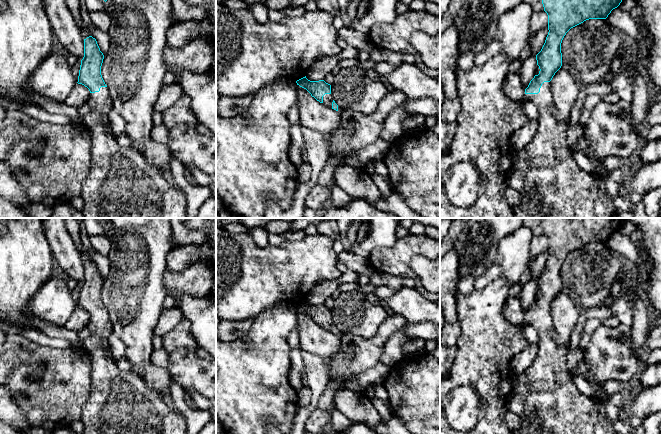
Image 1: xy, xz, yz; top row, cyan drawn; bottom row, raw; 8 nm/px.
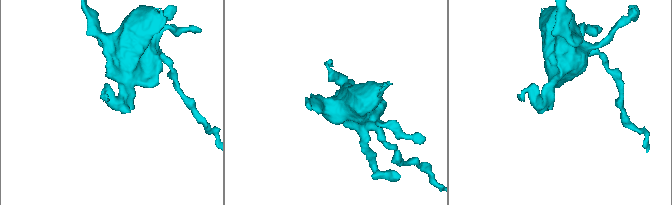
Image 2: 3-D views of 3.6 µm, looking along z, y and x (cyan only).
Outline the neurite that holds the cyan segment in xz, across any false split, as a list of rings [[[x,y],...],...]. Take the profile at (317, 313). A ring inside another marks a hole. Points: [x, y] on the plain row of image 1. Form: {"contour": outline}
{"contour": [[[305,301],[296,305],[297,309],[306,313],[312,321],[314,321],[320,327],[332,332],[338,336],[342,336],[343,332],[338,330],[332,322],[331,309],[324,304],[310,305]]]}

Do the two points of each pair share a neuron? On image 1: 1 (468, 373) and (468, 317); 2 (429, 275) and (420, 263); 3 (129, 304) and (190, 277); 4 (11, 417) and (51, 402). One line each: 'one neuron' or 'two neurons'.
1: one neuron
2: one neuron
3: two neurons
4: two neurons

